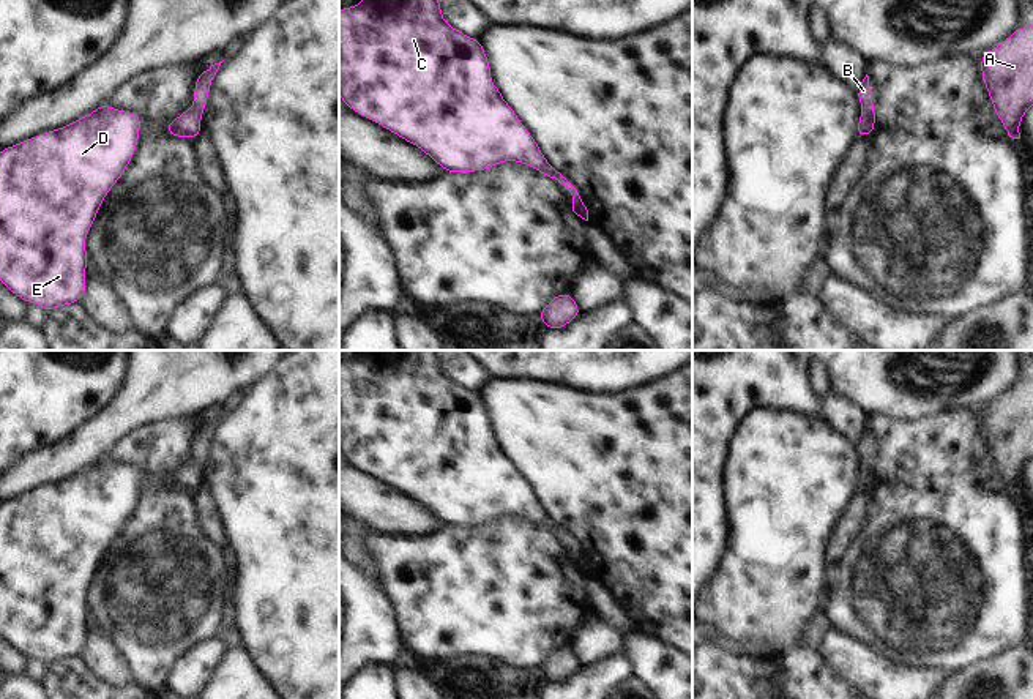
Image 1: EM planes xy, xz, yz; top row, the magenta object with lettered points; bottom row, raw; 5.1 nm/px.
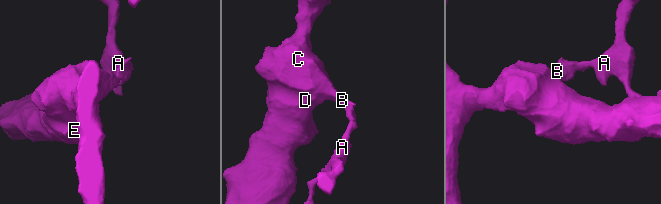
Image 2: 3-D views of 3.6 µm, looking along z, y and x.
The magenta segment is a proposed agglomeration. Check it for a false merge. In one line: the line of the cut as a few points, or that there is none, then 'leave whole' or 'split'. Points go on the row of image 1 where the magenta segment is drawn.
cut in yz along (863, 111), (874, 119); split

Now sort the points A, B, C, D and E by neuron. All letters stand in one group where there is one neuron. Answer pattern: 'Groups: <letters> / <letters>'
Groups: A B / C D E.

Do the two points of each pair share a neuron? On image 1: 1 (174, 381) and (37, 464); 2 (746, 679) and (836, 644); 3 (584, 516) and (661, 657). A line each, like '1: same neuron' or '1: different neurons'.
1: same neuron
2: different neurons
3: different neurons

